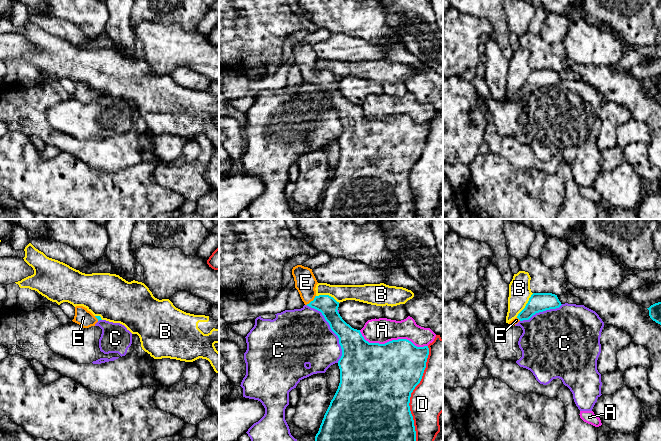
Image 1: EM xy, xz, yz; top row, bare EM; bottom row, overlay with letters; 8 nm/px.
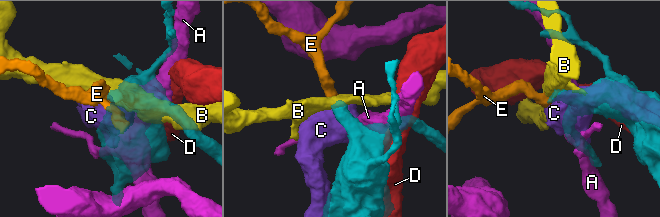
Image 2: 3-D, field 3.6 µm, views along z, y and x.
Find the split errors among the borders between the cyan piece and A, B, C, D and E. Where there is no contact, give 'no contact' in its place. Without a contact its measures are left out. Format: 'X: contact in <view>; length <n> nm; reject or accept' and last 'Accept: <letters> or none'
A: contact in xz; length 550 nm; reject
B: contact in yz; length 240 nm; reject
C: contact in xz; length 550 nm; reject
D: contact in xz; length 800 nm; reject
E: contact in xz; length 110 nm; accept
Accept: E

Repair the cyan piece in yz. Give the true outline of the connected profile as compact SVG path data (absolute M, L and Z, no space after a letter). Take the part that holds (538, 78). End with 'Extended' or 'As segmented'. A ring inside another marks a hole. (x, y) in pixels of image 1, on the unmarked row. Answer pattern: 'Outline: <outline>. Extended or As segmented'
Outline: M533 69L529 74L525 84L518 90L518 92L509 98L514 102L519 97L529 96L533 91L550 85L556 85L561 82L557 71L552 69Z. Extended

